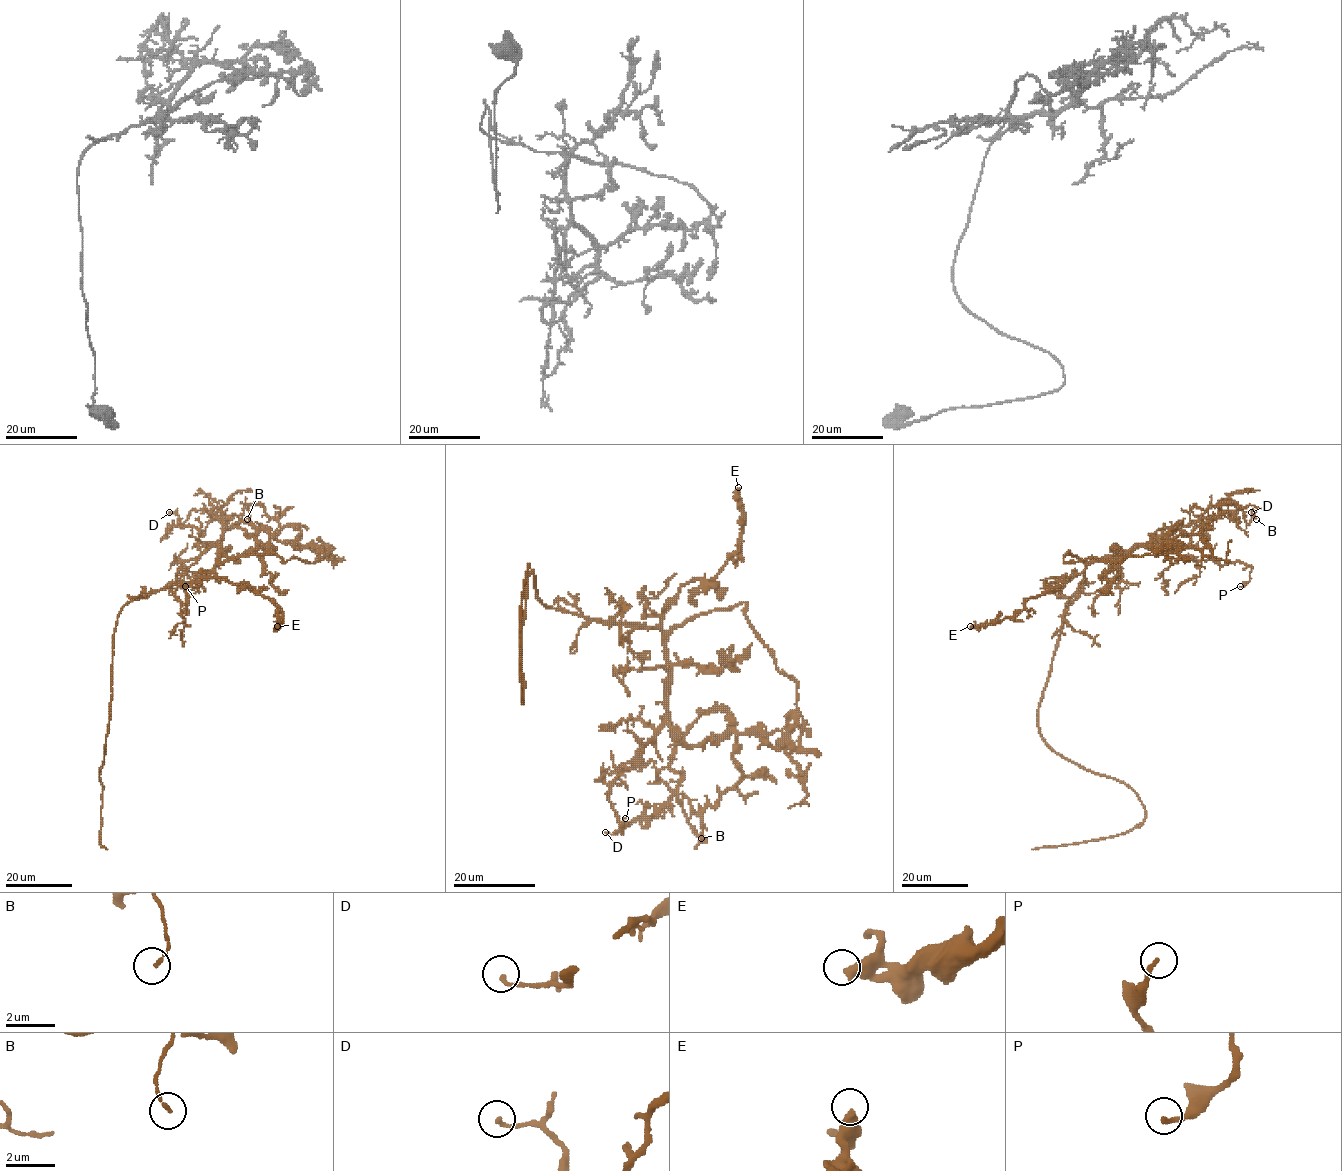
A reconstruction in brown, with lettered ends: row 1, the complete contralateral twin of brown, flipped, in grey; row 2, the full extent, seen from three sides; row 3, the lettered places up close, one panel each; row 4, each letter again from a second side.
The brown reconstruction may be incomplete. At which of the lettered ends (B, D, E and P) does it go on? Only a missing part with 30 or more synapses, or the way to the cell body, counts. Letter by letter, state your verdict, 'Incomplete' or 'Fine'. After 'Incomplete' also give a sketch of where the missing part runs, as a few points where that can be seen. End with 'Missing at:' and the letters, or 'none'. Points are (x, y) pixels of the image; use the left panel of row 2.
B: Fine
D: Fine
E: Fine
P: Fine
Missing at: none

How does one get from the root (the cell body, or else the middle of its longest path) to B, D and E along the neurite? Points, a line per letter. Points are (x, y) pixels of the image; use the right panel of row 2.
B: (1066, 608), (1089, 564), (1158, 544), (1180, 522), (1169, 538), (1198, 534), (1222, 505), (1254, 505), (1256, 519)
D: (1066, 608), (1089, 564), (1158, 544), (1205, 517), (1242, 510), (1248, 524), (1251, 512)
E: (1066, 608), (1083, 582), (1083, 573), (1045, 582), (1048, 590), (1030, 597), (1013, 616), (970, 626)

